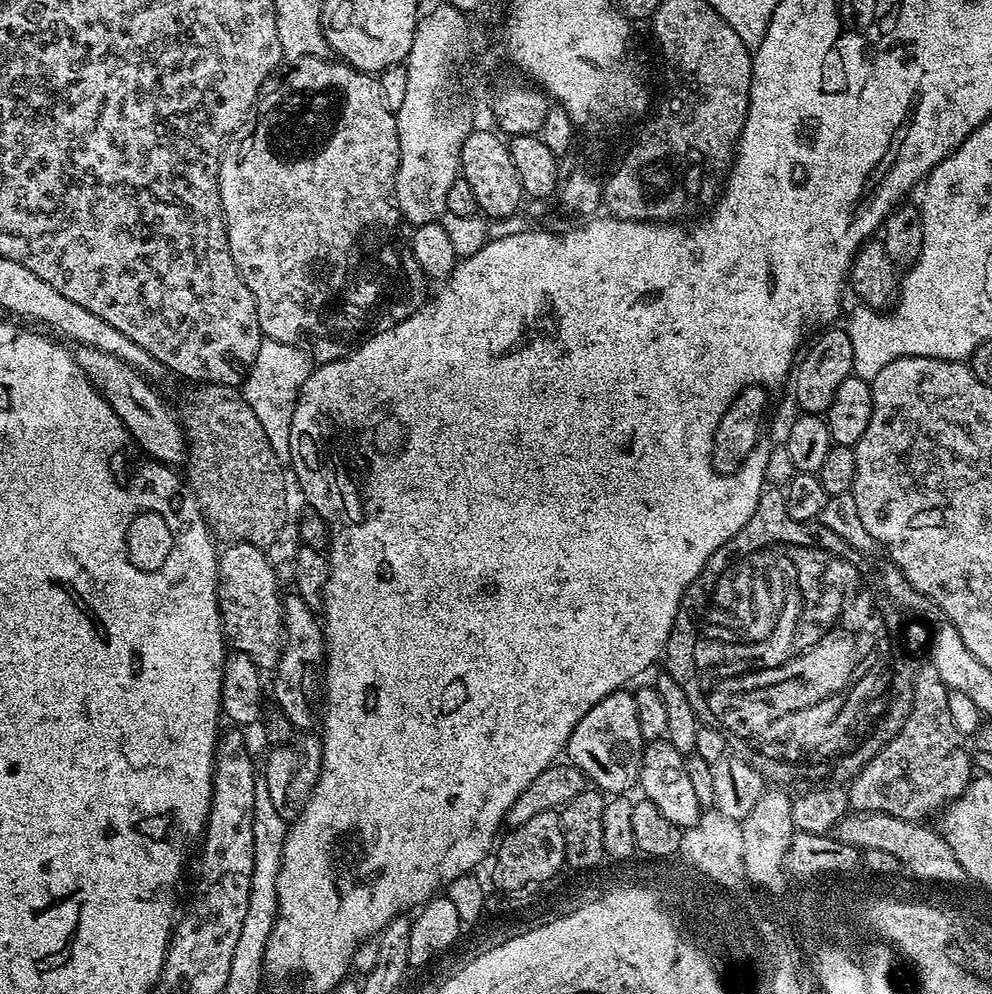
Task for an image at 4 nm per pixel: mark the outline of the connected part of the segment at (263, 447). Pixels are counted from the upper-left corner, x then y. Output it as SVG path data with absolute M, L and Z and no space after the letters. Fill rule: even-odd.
M200 382L195 385L196 388L188 396L188 404L179 405L178 415L180 423L184 426L184 437L188 440L188 458L186 461L186 469L188 468L188 476L186 472L186 483L195 496L196 501L200 503L200 509L204 512L204 518L208 521L208 527L212 529L217 537L225 536L225 541L239 542L242 544L253 544L259 548L267 550L270 542L274 542L274 538L278 534L278 530L282 530L284 524L289 523L288 516L288 492L284 489L284 470L285 465L275 457L274 450L271 449L270 441L266 438L266 433L262 430L262 425L258 422L258 417L247 402L244 401L243 395L231 384L210 384Z

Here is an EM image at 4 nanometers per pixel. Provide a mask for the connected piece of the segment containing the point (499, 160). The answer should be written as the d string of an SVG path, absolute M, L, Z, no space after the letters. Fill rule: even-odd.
M473 130L468 133L460 151L460 176L470 182L474 198L478 198L478 206L484 216L515 217L526 200L522 182L518 178L518 170L514 170L514 158L510 158L507 143L503 139L500 141L501 137L495 131L492 132Z

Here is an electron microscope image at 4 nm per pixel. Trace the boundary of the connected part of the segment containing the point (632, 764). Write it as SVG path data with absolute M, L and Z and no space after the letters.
M621 690L606 694L602 702L586 710L586 718L582 718L582 722L574 726L574 734L570 734L566 756L591 783L592 780L596 783L593 785L599 791L624 794L629 791L627 788L637 787L645 743L642 730L638 730L638 713L634 710L632 692Z

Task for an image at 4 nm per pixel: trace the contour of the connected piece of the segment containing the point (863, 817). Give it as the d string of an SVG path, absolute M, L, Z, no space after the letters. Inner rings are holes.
M849 811L848 815L841 818L838 825L838 839L844 844L855 848L884 850L894 854L898 858L901 869L906 873L913 872L924 880L941 880L944 884L952 884L955 880L964 880L965 873L954 858L954 850L944 841L944 837L934 828L927 828L929 825L914 820L903 820L894 818L890 814L881 812L858 812Z

